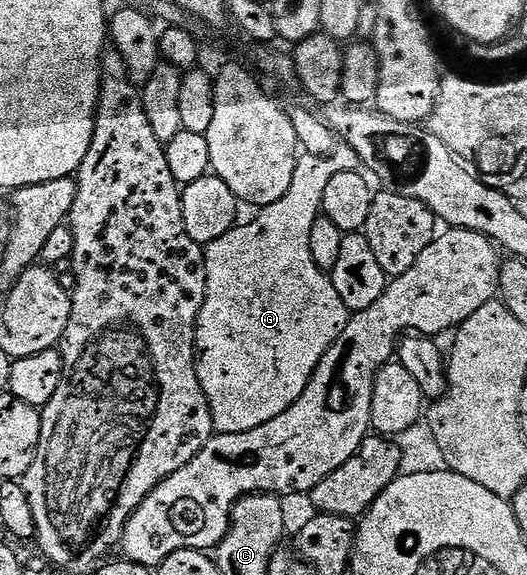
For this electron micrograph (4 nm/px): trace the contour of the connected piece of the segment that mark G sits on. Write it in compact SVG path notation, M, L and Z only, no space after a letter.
M347 147L335 148L328 157L303 152L296 160L296 171L292 175L292 187L288 187L288 192L281 199L276 199L276 203L271 205L261 206L255 212L258 214L247 225L239 223L224 235L220 235L220 239L205 246L206 294L204 295L204 303L200 307L198 322L194 325L194 362L196 363L196 375L200 379L200 387L204 387L204 395L208 399L208 407L212 411L212 423L218 433L252 431L252 427L264 427L264 423L276 419L276 415L284 415L284 411L288 411L288 407L292 407L292 403L296 403L296 399L300 399L300 395L304 395L304 387L308 387L320 359L324 359L328 347L332 347L332 343L336 343L340 331L344 331L344 327L350 322L352 311L344 303L344 299L340 299L340 295L336 295L336 287L331 274L327 270L316 267L316 259L312 259L310 236L312 235L312 223L316 223L316 219L321 214L324 190L328 188L332 175L344 171L355 171L359 165L356 151Z

